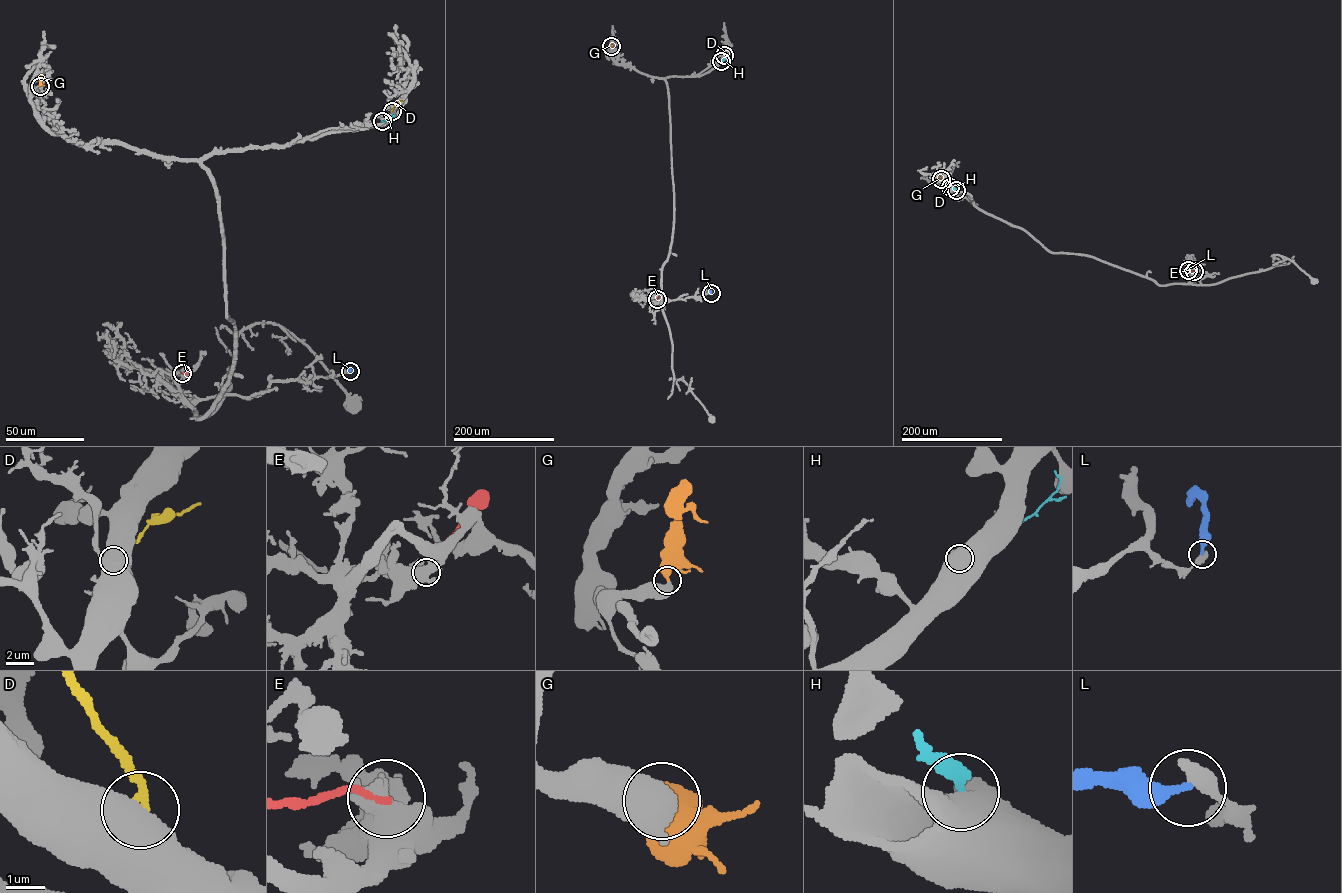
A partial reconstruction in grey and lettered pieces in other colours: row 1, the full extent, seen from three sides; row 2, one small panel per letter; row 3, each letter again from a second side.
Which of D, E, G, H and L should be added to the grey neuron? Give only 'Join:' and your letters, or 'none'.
Join: G

